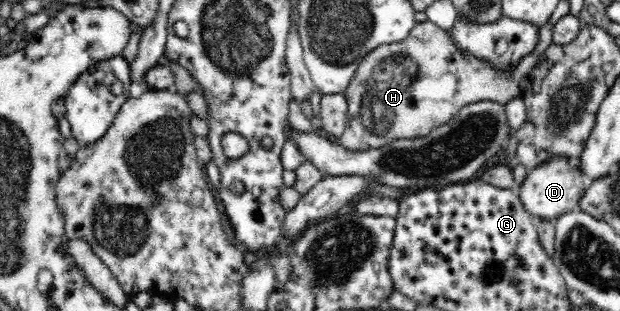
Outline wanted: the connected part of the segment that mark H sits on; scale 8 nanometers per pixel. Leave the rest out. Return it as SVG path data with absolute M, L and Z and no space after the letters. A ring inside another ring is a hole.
M429 20L417 23L407 39L394 44L382 45L359 60L357 72L343 93L347 100L349 121L345 132L340 136L342 147L350 151L363 152L381 148L397 140L427 136L442 124L449 123L463 106L481 100L499 102L504 106L517 97L521 80L535 68L547 48L554 44L552 28L547 22L543 28L539 29L539 40L537 40L533 52L521 59L519 67L513 73L505 73L505 71L493 71L489 65L481 63L481 60L475 59L473 56L463 58L460 52L461 47L455 46L449 40L449 33L451 31L443 30Z

